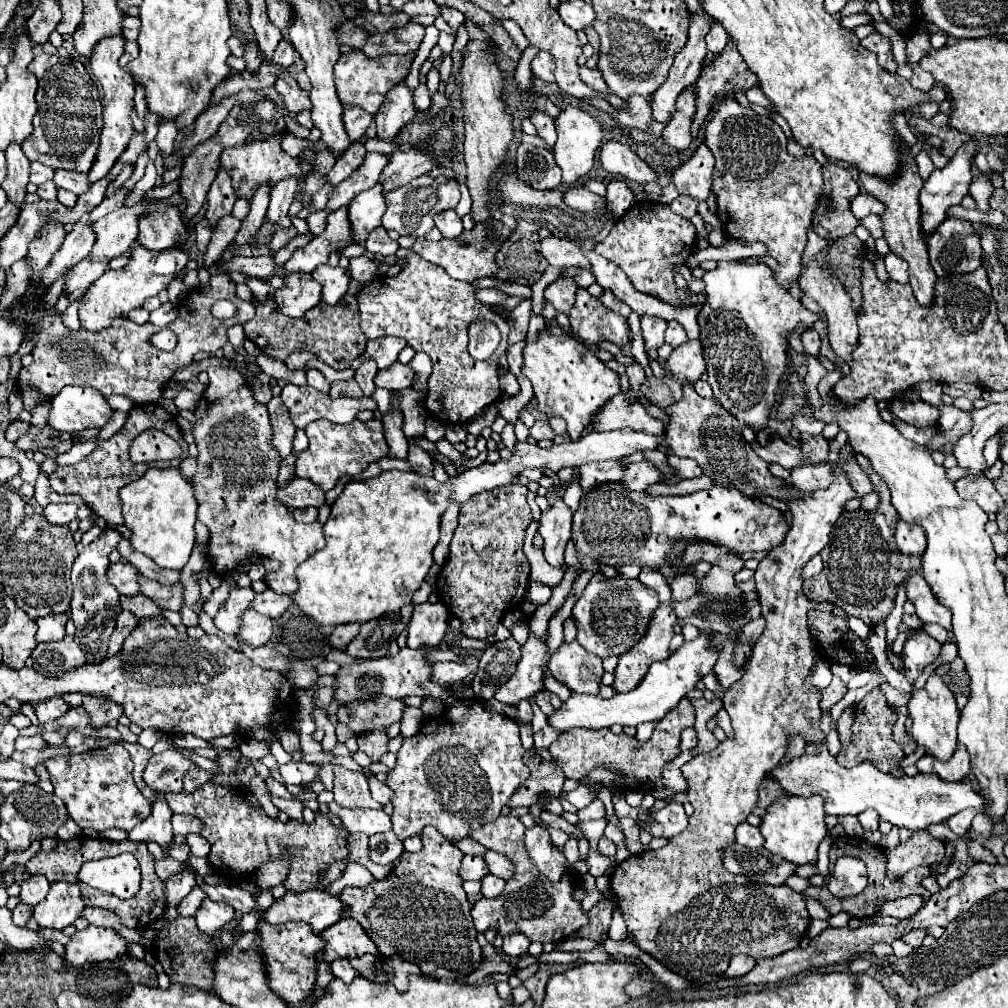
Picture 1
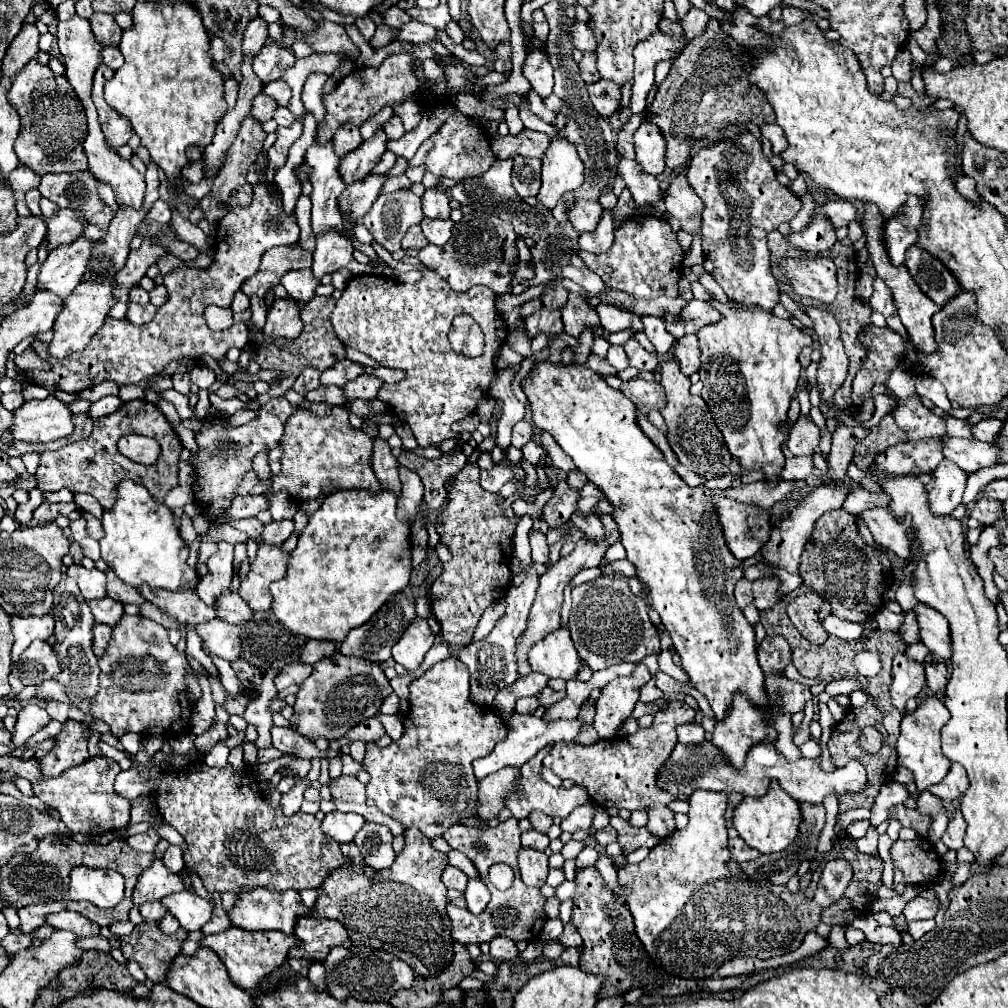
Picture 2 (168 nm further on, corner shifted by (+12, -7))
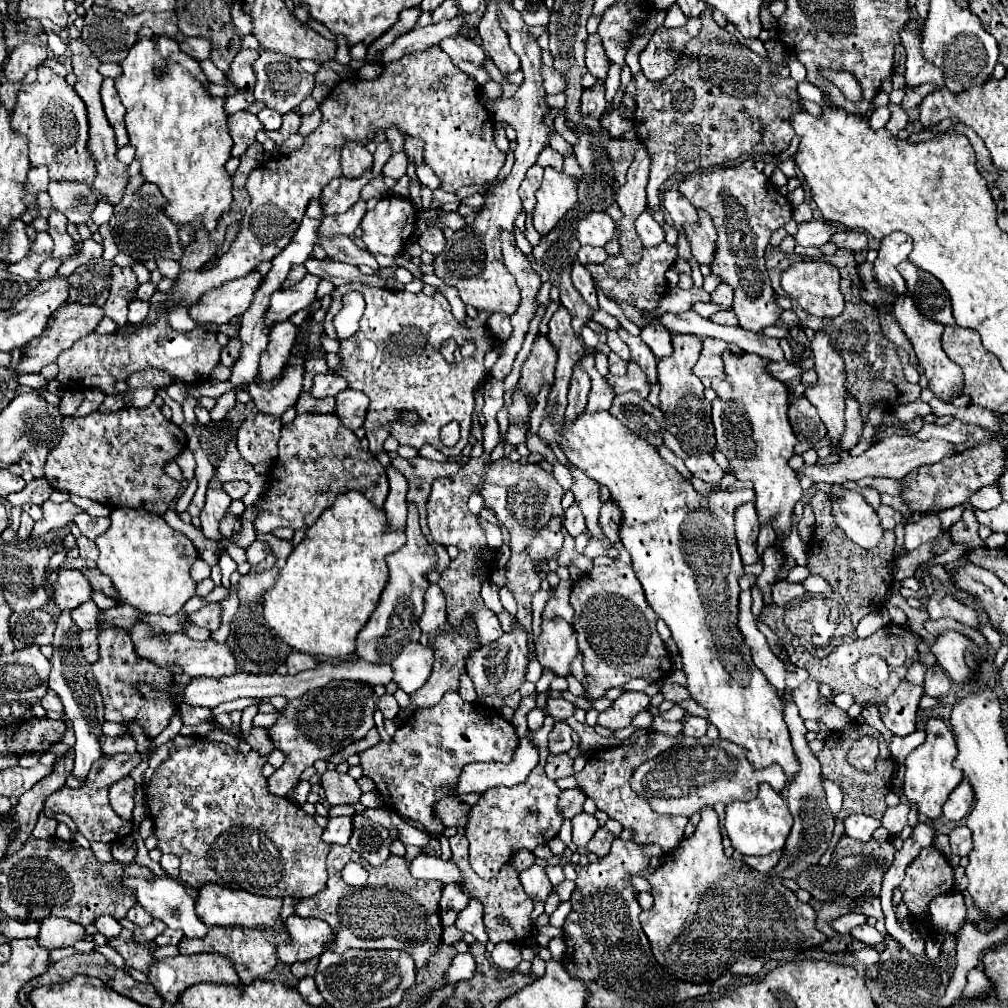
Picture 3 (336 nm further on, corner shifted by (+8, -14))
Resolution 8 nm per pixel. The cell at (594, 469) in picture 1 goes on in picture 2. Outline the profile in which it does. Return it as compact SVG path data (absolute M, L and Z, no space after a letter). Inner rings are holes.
M560 480L554 488L554 496L544 506L544 518L550 528L556 528L562 522L568 522L570 516L576 512L576 500L580 490L570 488L566 480Z

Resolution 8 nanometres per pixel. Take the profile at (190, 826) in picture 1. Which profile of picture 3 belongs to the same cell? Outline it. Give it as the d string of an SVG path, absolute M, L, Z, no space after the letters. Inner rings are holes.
M134 843L134 847L128 847L128 845L112 845L112 857L116 861L122 861L122 863L132 863L134 857L136 857L136 843Z

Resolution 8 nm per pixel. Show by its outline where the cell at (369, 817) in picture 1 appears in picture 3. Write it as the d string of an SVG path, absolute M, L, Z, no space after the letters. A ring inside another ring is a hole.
M330 817L322 833L322 841L328 845L332 843L346 845L350 841L350 835L352 835L352 817Z

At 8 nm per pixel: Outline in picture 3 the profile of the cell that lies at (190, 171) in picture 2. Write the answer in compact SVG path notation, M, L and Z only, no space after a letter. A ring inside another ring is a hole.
M238 111L230 115L226 125L233 141L231 155L234 157L240 157L246 151L246 147L256 141L256 133L262 129L262 123L258 121L258 117L248 111Z

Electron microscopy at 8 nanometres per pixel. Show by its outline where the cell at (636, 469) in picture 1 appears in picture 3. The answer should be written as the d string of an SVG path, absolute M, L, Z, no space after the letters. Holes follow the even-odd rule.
M574 503L570 509L566 509L566 517L564 517L564 527L568 529L568 533L572 535L572 537L576 537L576 535L580 535L582 531L584 531L584 517L582 517L582 511L580 511L580 507Z

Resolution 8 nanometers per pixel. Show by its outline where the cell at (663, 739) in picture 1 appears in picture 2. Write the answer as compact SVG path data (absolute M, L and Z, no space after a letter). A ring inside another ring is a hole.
M670 702L666 710L660 710L654 716L654 722L650 728L638 730L632 736L614 736L610 740L598 740L596 744L584 746L576 742L564 742L554 744L552 750L544 758L544 766L550 768L554 774L558 774L562 780L570 778L578 786L584 786L590 794L590 798L602 806L602 808L626 808L626 810L648 810L648 824L646 828L652 830L652 834L666 838L674 832L674 812L666 808L672 800L688 800L686 796L668 796L664 788L656 784L656 776L672 754L672 748L678 744L676 740L676 728L682 724L688 724L694 720L694 710L686 702Z

